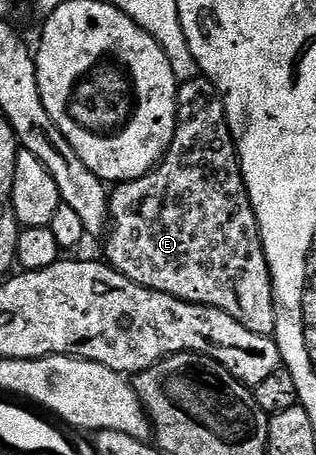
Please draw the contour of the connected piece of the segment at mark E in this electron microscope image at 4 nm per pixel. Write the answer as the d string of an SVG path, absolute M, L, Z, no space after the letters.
M205 77L190 79L178 88L178 120L170 147L158 166L153 167L146 175L139 179L129 179L126 183L117 184L109 192L109 218L108 234L106 239L106 255L110 266L115 267L125 279L130 279L136 285L147 287L160 293L168 293L172 297L182 299L186 303L199 303L205 307L215 307L228 317L240 321L252 333L257 335L273 336L276 325L276 313L274 312L274 281L270 278L270 270L266 261L266 254L262 248L262 234L256 221L256 213L250 204L250 198L246 192L246 182L242 179L242 167L238 163L238 148L234 145L234 138L230 132L230 126L226 120L226 110L222 104L222 98L218 90L212 86L210 80Z

